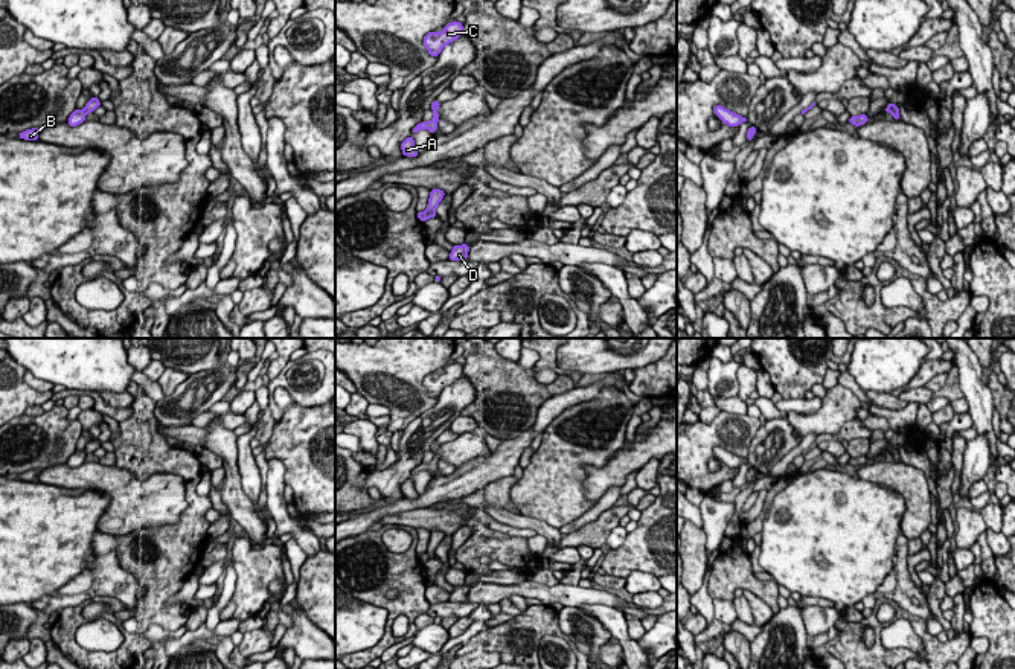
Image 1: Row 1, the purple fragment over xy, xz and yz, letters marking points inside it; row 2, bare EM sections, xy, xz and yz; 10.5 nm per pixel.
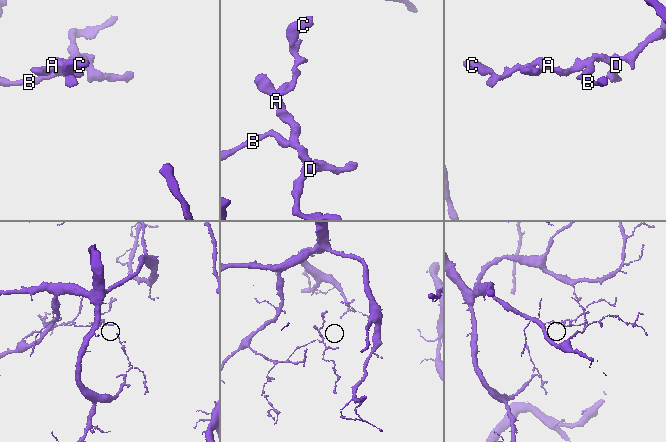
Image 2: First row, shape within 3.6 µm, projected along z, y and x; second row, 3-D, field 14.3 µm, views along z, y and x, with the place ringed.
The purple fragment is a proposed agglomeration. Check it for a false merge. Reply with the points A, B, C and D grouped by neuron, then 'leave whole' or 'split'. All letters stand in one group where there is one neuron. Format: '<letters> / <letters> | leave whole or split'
A C D / B | split

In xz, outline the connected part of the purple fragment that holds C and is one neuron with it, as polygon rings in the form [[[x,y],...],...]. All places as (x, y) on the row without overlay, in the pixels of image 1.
[[[453,363],[445,366],[445,370],[442,373],[428,373],[424,379],[424,387],[427,389],[428,395],[431,398],[439,398],[440,392],[453,384],[456,379],[459,379],[463,375],[463,366],[459,363]]]

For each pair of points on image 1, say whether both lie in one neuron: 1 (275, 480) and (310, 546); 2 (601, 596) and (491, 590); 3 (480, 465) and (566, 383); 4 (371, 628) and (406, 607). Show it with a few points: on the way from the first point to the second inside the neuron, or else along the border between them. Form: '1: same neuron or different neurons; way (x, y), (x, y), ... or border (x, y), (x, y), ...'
1: same neuron; way (275, 497), (278, 511), (296, 529)
2: same neuron; way (573, 596), (518, 590)
3: different neurons; border (537, 418), (517, 436), (502, 442)
4: different neurons; border (357, 599), (387, 611), (384, 634), (366, 649)

